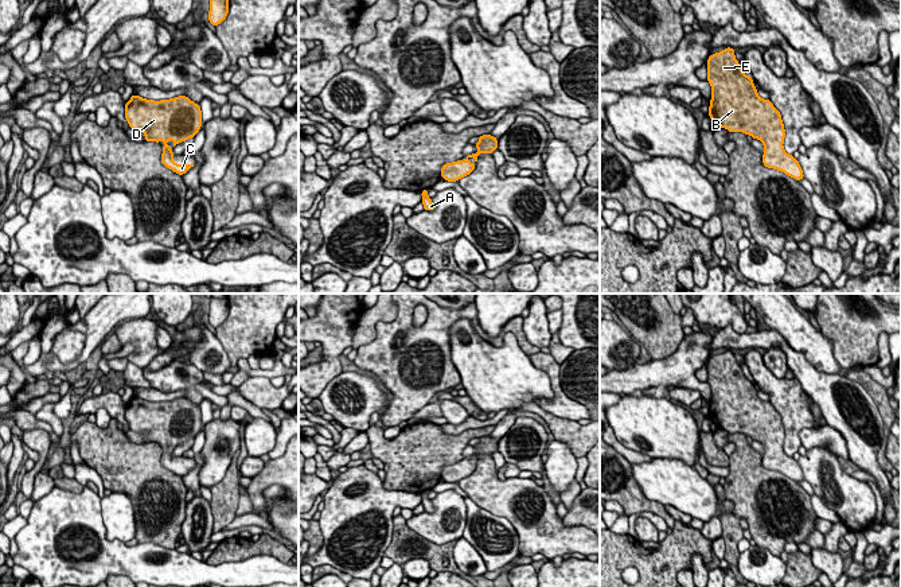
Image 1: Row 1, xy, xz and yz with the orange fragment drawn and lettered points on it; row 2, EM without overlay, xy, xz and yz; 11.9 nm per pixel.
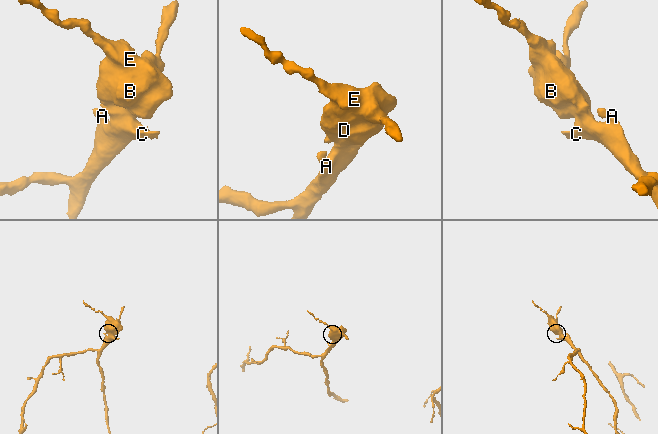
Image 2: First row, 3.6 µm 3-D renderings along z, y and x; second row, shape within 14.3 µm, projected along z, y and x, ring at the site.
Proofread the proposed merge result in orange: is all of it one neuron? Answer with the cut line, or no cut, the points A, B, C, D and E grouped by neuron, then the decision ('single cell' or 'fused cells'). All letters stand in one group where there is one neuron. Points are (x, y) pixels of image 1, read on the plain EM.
no cut | A B C D E | single cell

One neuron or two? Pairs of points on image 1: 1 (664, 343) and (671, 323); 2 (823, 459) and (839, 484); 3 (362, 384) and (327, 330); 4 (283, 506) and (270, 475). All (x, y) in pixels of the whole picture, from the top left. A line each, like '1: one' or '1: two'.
1: one
2: one
3: two
4: two

